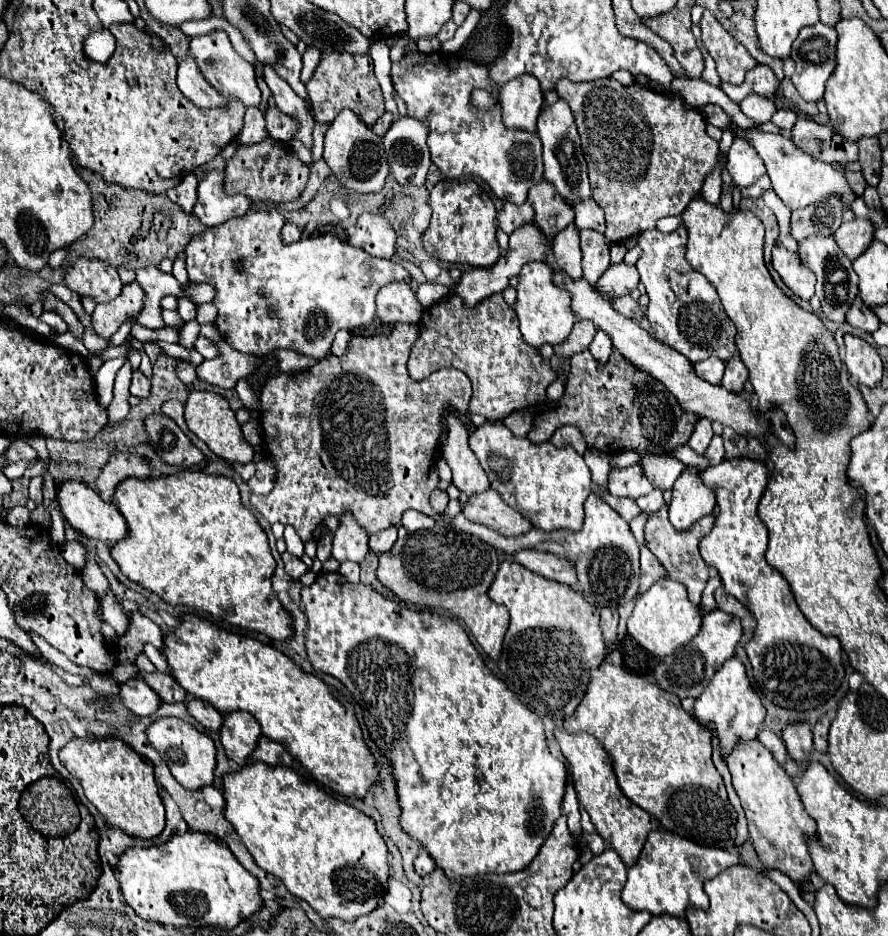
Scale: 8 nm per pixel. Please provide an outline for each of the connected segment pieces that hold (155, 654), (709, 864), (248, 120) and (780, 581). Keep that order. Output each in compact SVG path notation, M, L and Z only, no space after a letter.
M145 645L145 653L147 653L147 657L151 659L151 663L157 667L157 671L161 671L161 673L169 673L167 663L165 663L165 659L163 659L163 655L161 655L159 649L155 649L153 645Z
M651 831L641 851L641 857L633 867L629 867L621 899L633 911L649 911L655 917L671 915L685 919L689 907L699 907L707 911L709 897L703 891L703 883L737 863L737 853L729 853L717 847L703 847L669 831Z
M247 109L245 113L245 123L243 123L243 129L237 137L243 145L253 145L253 143L263 143L263 141L273 141L275 145L283 147L285 143L283 141L277 141L273 139L269 133L267 133L267 127L265 127L265 117L259 109Z
M725 459L719 465L713 465L707 471L703 471L701 479L709 489L715 489L717 505L719 505L719 515L717 515L715 527L699 545L701 557L707 565L713 565L719 571L725 591L729 595L733 595L735 599L739 599L745 607L749 607L749 611L753 613L753 617L757 621L755 635L745 645L745 651L753 665L753 677L755 677L759 691L771 703L785 707L785 709L809 711L809 709L819 707L821 703L829 701L837 693L837 689L845 677L845 669L839 663L843 649L841 649L841 643L837 637L825 637L817 629L813 629L813 625L805 619L805 615L799 611L793 595L789 593L791 591L789 583L781 577L779 571L771 569L765 561L767 527L757 517L757 505L759 505L759 499L767 485L765 465L761 461L753 461L753 459L739 459L739 461Z

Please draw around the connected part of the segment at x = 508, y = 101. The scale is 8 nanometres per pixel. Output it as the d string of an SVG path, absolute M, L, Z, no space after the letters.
M517 77L503 85L501 119L507 129L535 131L537 115L543 107L543 91L535 77Z

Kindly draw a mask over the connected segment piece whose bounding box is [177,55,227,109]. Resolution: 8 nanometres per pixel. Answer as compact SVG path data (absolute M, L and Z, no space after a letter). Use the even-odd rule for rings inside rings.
M189 55L179 63L177 71L177 85L181 93L197 107L201 109L225 109L227 101L199 77L199 69L195 69L195 61L189 59Z

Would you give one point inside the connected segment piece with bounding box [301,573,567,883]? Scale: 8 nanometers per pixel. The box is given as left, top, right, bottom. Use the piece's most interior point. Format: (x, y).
(477, 786)

